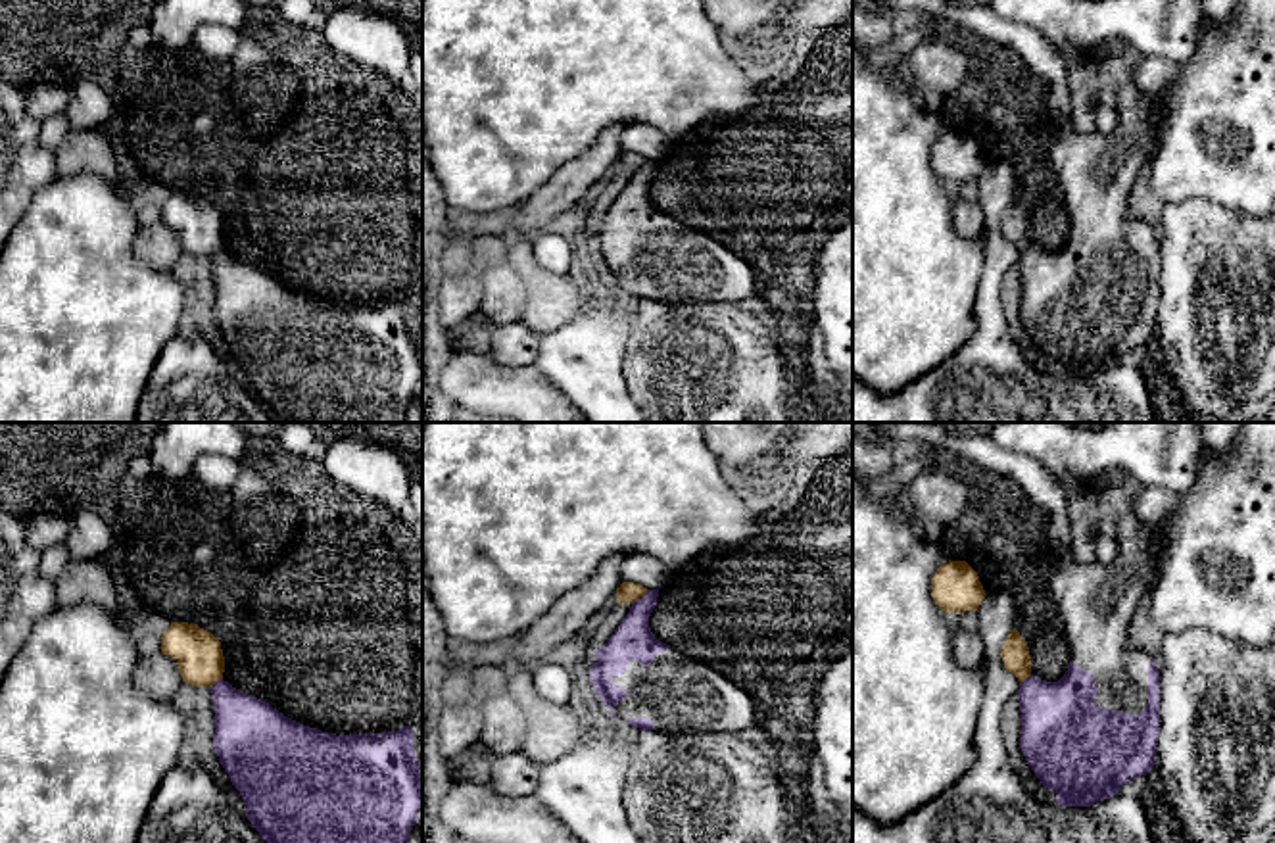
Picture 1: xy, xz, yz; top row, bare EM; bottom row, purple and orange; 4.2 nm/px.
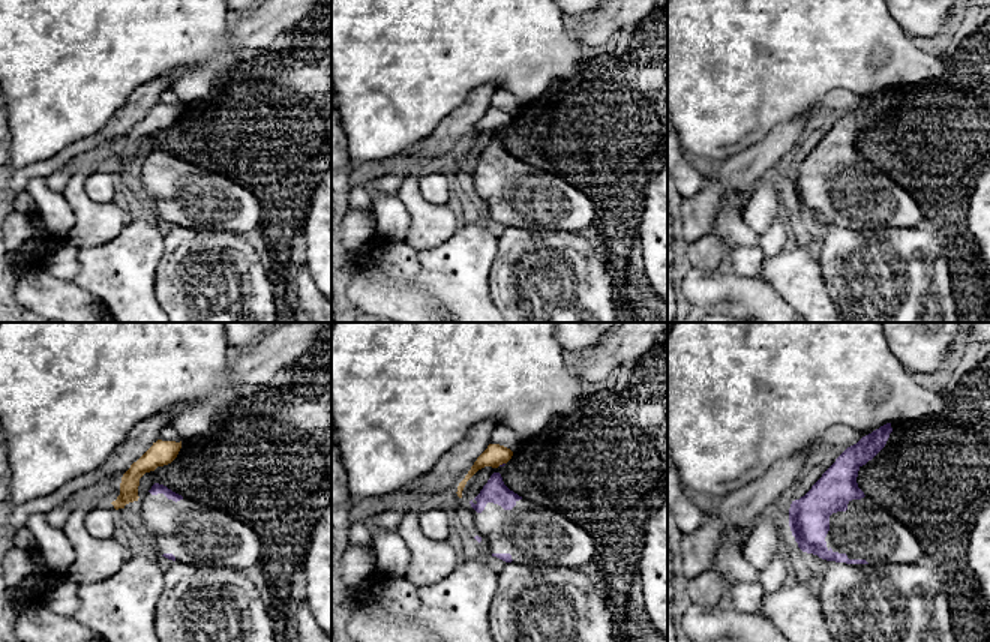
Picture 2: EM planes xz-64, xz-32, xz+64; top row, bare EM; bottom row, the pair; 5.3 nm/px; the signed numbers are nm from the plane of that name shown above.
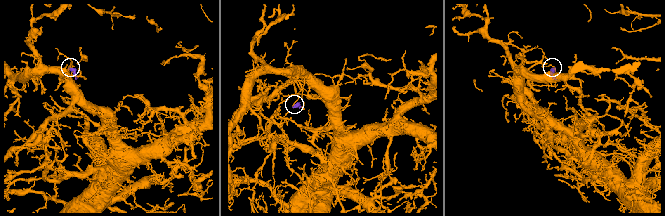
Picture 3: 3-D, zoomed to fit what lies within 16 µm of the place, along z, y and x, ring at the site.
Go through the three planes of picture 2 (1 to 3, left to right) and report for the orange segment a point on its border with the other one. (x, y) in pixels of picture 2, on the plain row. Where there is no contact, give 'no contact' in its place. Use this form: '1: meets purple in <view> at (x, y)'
1: no contact
2: meets purple in xz-32 at (503, 128)
3: no contact

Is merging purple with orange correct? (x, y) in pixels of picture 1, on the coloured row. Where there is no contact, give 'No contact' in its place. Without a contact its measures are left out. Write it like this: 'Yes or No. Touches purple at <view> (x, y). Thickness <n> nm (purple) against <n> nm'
No. Touches purple at xz (640, 598). Thickness 170 nm (purple) against 90 nm

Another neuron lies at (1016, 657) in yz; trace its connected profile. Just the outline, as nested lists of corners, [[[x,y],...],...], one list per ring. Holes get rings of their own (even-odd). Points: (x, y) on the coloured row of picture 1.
[[[1016,628],[1008,634],[1000,649],[1000,657],[1004,661],[1004,668],[1012,672],[1020,684],[1031,676],[1029,647]]]

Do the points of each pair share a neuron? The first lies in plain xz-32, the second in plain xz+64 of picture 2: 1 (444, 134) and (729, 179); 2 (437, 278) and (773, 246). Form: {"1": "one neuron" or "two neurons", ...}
{"1": "one neuron", "2": "two neurons"}

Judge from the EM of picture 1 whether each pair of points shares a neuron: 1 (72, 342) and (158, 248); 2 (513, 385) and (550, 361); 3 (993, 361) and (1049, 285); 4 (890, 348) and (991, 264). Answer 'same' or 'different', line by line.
1: different
2: different
3: different
4: different

